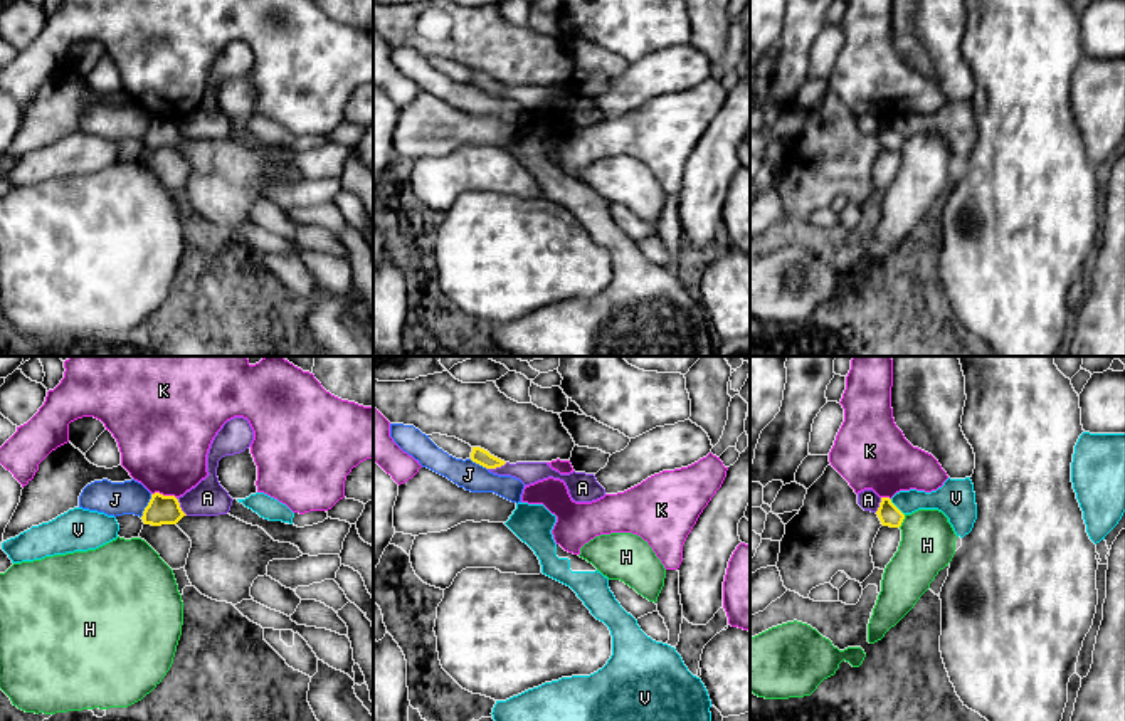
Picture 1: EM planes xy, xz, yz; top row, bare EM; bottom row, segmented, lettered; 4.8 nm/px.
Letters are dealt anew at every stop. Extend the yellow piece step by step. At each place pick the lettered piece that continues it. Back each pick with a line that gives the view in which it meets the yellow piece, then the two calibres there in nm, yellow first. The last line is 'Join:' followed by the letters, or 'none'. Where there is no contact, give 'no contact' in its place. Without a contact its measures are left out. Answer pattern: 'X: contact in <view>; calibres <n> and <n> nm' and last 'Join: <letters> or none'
Join: none

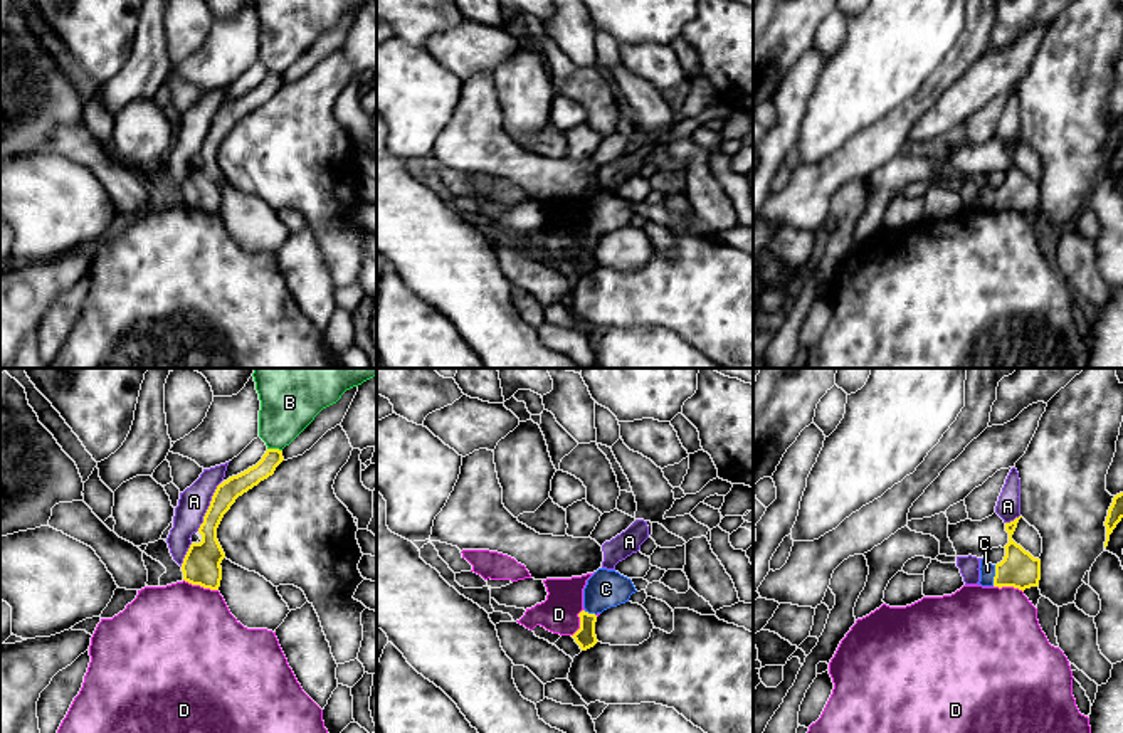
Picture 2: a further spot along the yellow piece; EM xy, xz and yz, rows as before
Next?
C: contact in yz; calibres 180 and 80 nm
Join: C

